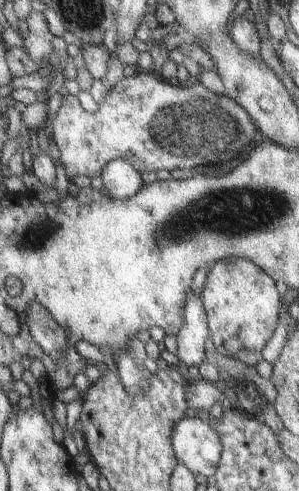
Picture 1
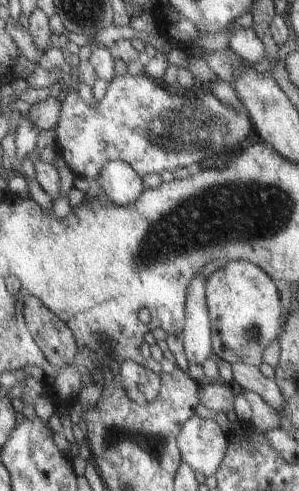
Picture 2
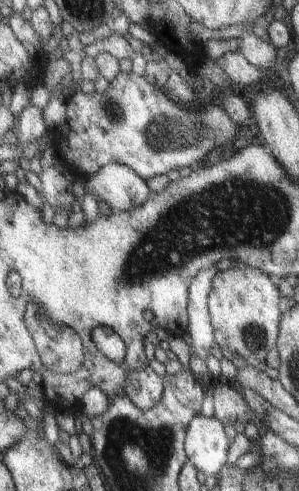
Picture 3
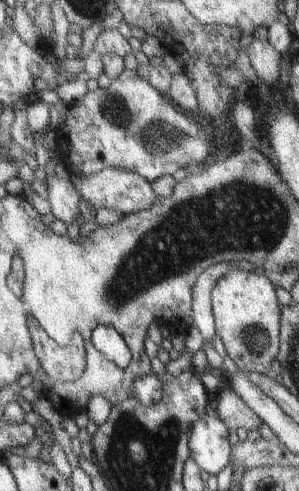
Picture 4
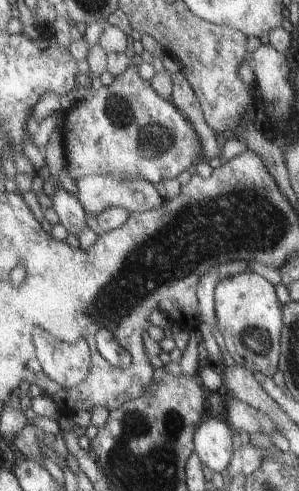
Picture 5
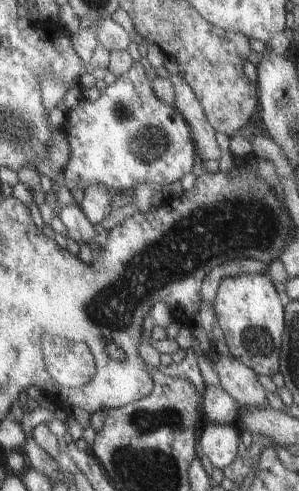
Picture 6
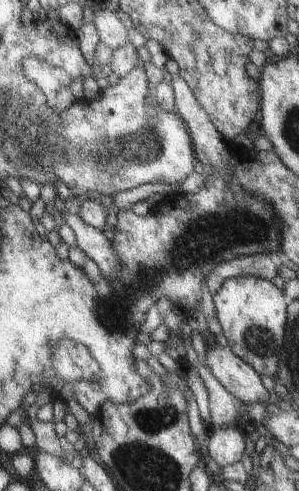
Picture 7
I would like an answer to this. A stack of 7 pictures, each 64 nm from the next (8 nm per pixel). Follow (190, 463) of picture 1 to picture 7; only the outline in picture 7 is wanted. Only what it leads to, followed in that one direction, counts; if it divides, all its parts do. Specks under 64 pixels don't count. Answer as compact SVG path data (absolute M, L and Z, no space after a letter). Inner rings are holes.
M211 426L211 430L207 430L205 456L209 456L219 468L241 462L243 448L245 442L239 426Z

